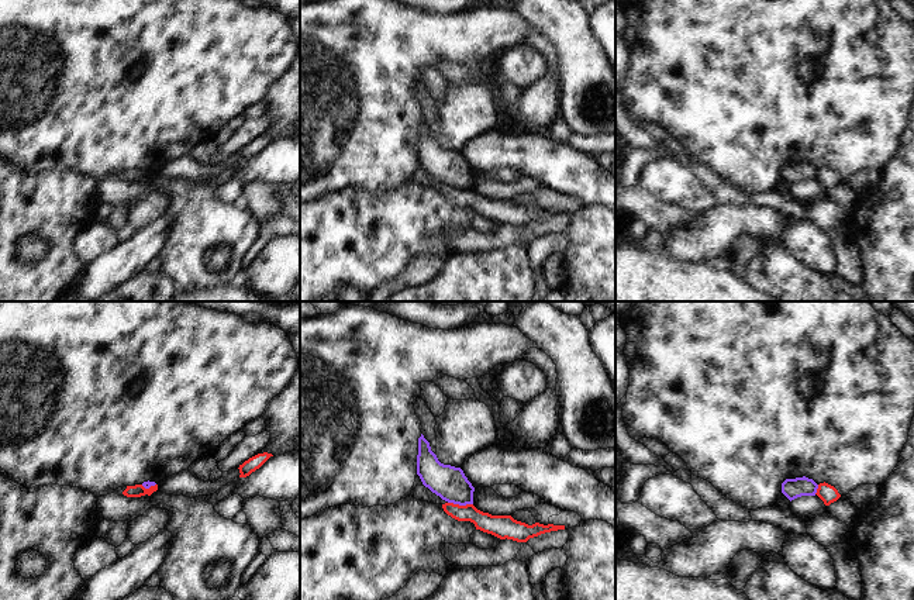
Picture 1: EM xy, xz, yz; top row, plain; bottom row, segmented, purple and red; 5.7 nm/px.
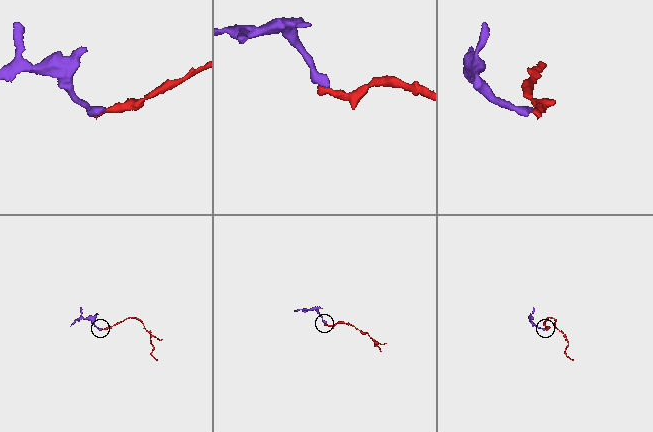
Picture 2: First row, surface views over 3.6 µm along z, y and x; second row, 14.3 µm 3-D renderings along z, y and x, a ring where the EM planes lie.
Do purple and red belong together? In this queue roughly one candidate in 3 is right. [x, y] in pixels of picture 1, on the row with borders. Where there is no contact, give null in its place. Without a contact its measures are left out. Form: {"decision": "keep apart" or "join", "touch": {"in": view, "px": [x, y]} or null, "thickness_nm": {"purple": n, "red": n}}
{"decision": "keep apart", "touch": {"in": "xz", "px": [461, 504]}, "thickness_nm": {"purple": 190, "red": 130}}

